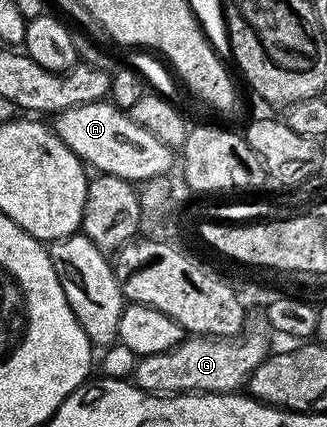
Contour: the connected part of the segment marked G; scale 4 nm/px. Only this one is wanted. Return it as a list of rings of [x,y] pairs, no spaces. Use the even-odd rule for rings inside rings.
[[[242,333],[235,338],[210,338],[208,336],[186,336],[175,348],[167,352],[144,355],[133,369],[131,381],[148,394],[172,396],[174,394],[235,394],[246,385],[259,364],[269,357],[271,347],[261,334]]]

